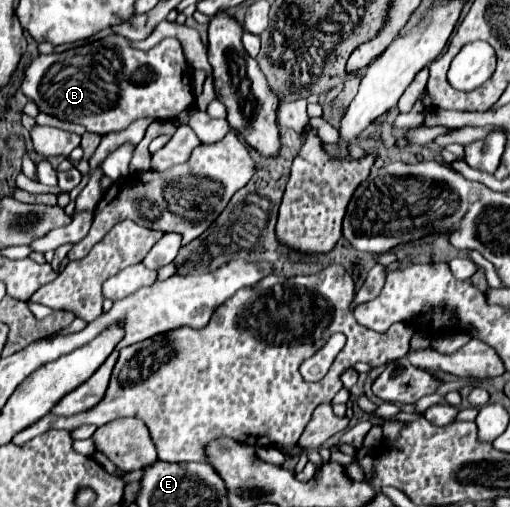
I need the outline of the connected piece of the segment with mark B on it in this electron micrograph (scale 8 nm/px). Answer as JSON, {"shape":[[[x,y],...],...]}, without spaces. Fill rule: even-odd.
{"shape":[[[117,34],[107,36],[105,40],[75,46],[61,54],[37,56],[31,62],[31,66],[25,70],[21,90],[29,100],[33,100],[37,104],[37,108],[41,112],[51,114],[65,122],[81,124],[87,128],[87,132],[83,134],[83,142],[81,142],[81,148],[85,150],[83,158],[91,158],[91,154],[99,146],[103,134],[125,130],[131,122],[135,122],[137,118],[143,118],[143,116],[155,116],[159,120],[175,118],[179,112],[191,108],[191,104],[195,100],[189,92],[189,66],[185,62],[179,40],[165,38],[155,48],[143,52],[143,50],[131,48],[129,40],[123,36],[117,36]]]}

